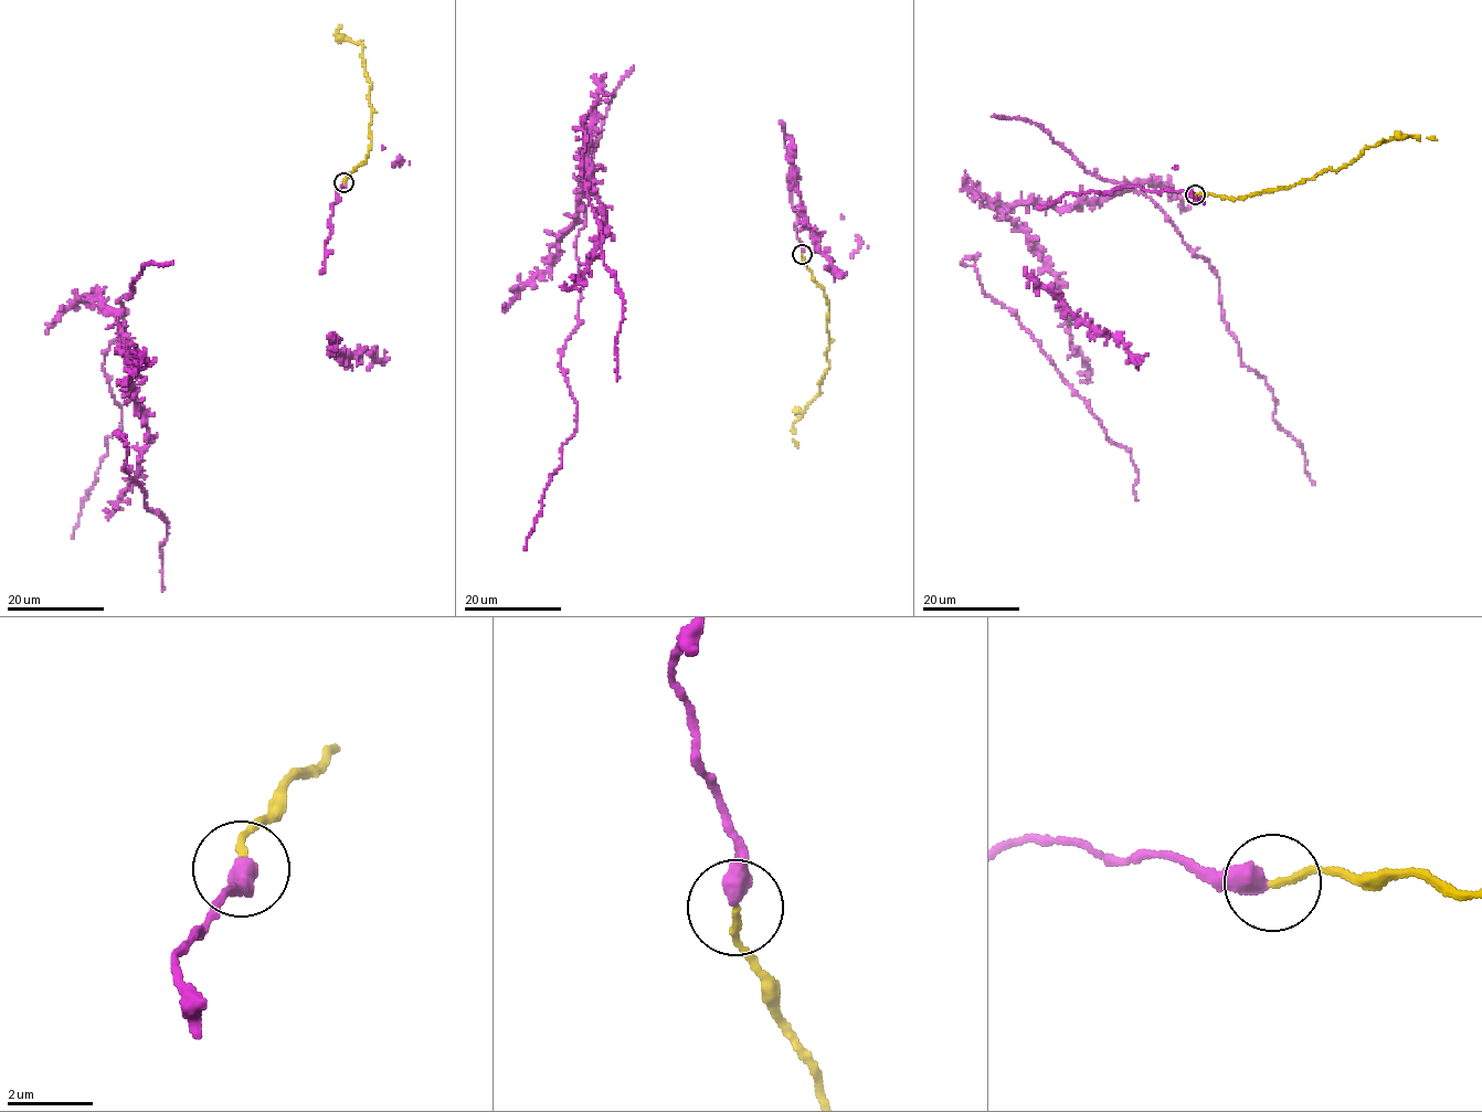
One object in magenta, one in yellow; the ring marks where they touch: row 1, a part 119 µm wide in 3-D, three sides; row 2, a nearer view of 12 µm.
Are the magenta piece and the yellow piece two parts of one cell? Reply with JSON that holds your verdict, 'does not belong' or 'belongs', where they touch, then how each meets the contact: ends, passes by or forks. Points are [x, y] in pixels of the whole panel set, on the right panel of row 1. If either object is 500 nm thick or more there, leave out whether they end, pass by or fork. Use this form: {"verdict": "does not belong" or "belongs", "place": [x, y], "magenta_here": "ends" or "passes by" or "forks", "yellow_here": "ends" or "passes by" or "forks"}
{"verdict": "belongs", "place": [1195, 194], "magenta_here": "ends", "yellow_here": "ends"}

